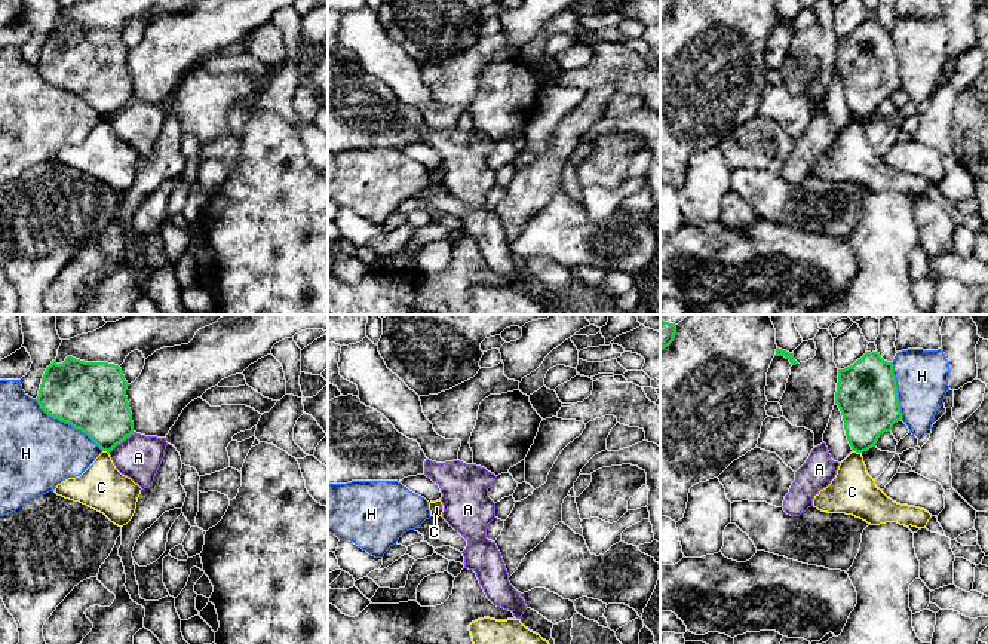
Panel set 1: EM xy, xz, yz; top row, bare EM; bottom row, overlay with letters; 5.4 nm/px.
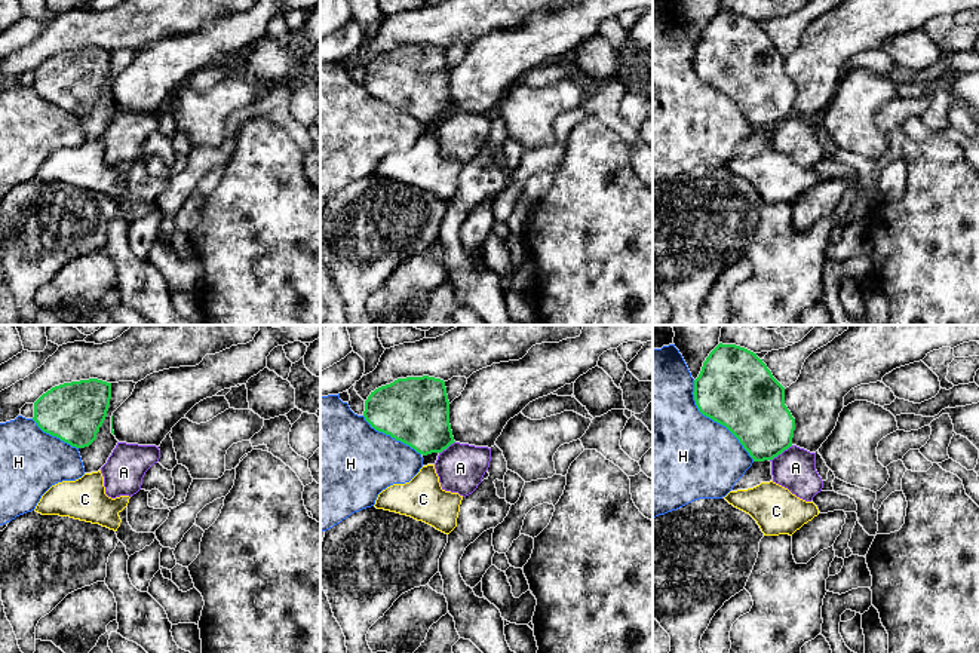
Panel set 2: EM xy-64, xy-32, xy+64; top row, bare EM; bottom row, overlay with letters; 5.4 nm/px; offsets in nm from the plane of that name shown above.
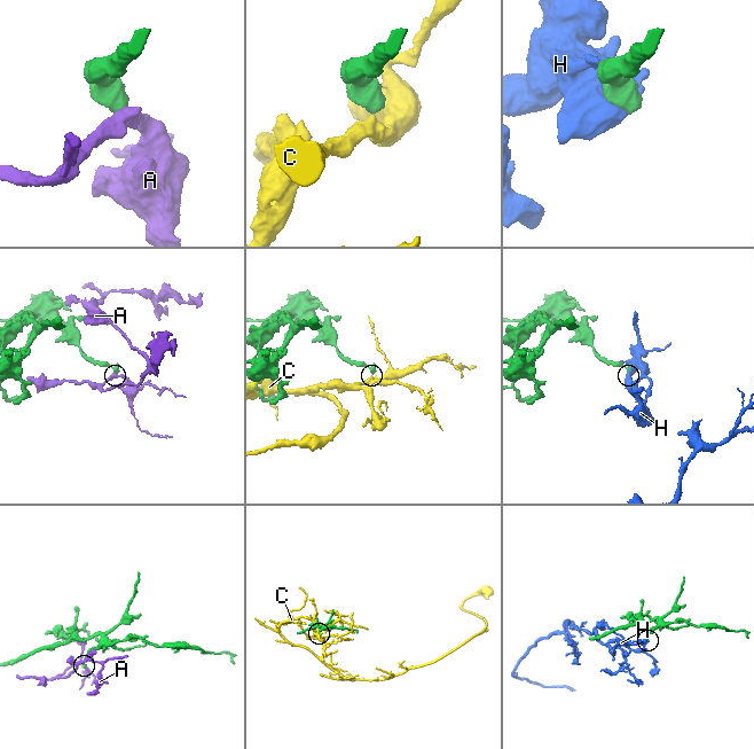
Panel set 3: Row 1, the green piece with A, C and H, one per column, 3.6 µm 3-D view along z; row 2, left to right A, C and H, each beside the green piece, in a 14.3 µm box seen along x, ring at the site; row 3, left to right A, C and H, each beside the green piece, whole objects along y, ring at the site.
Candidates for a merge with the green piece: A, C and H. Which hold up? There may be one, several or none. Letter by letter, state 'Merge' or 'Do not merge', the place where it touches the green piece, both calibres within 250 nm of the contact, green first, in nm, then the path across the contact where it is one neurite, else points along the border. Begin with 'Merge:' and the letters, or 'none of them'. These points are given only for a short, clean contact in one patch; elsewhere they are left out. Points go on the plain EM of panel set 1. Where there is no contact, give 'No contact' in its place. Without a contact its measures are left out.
Merge: none of them
A: Do not merge. Touches green at xy (120, 109). Thickness 340 nm (green) against 240 nm. Boundary: xy (134, 100), (109, 120)
C: Do not merge. Touches green at yz (858, 119). Thickness 320 nm (green) against 240 nm. Boundary: yz (853, 117), (861, 120)
H: Do not merge. Touches green at xy (68, 91). Thickness 380 nm (green) against 400 nm

